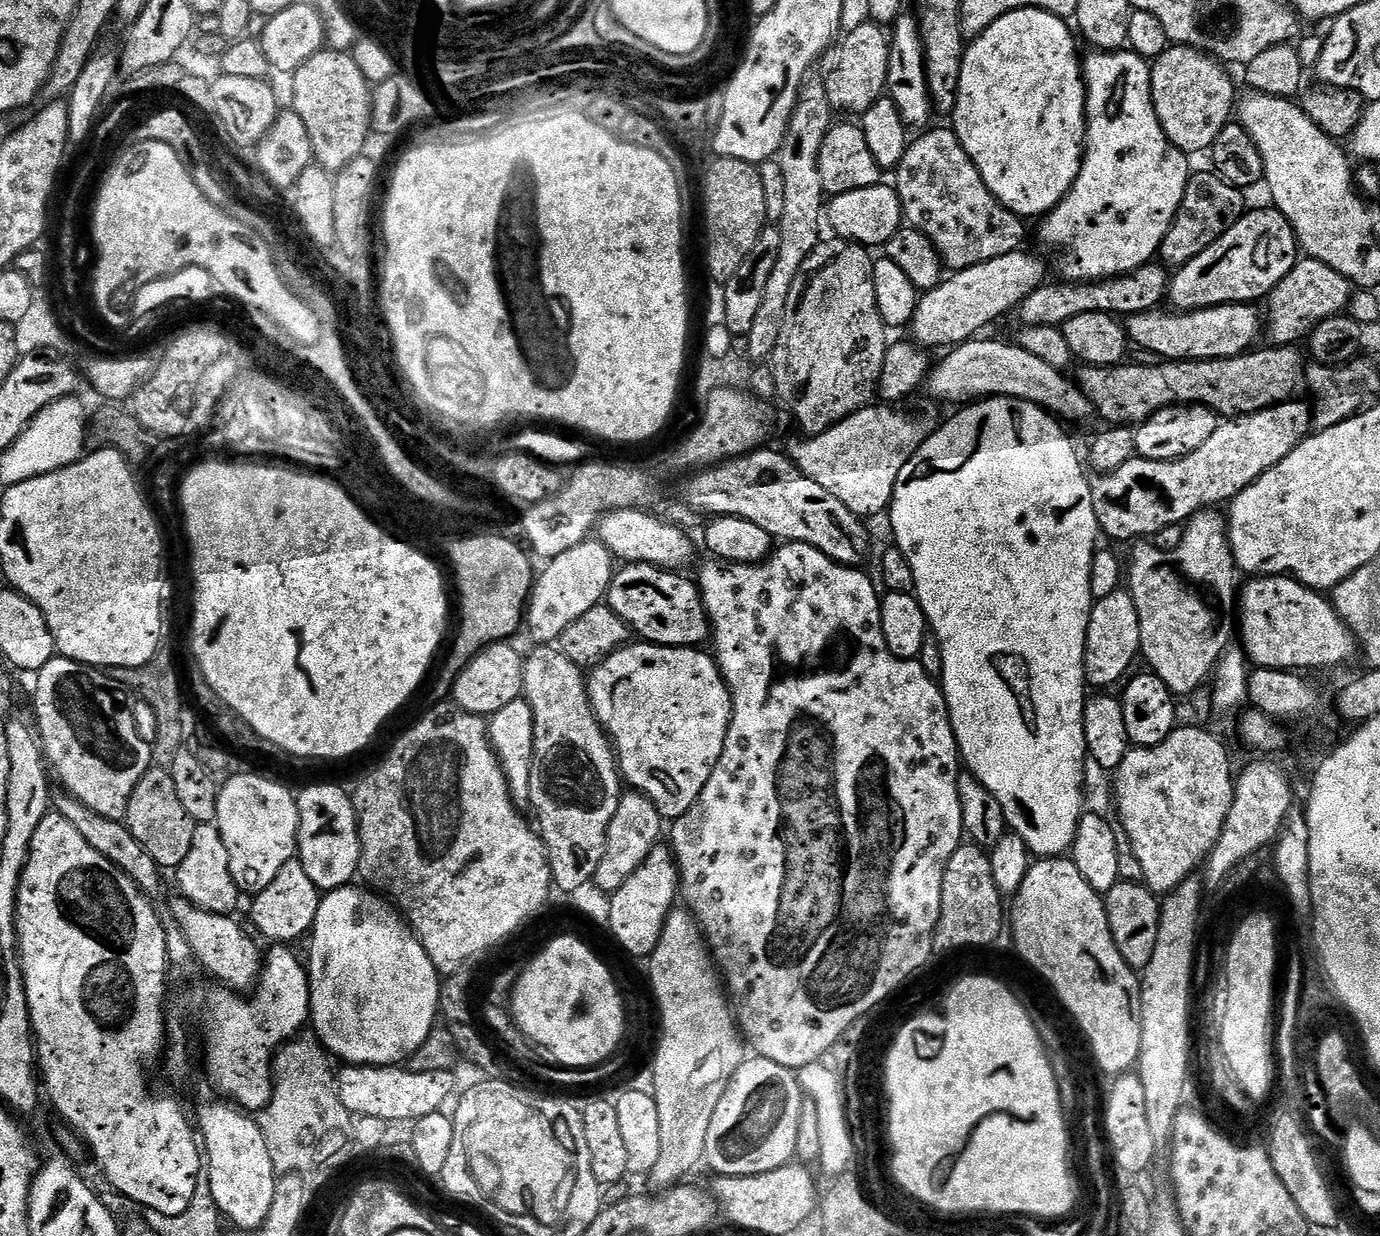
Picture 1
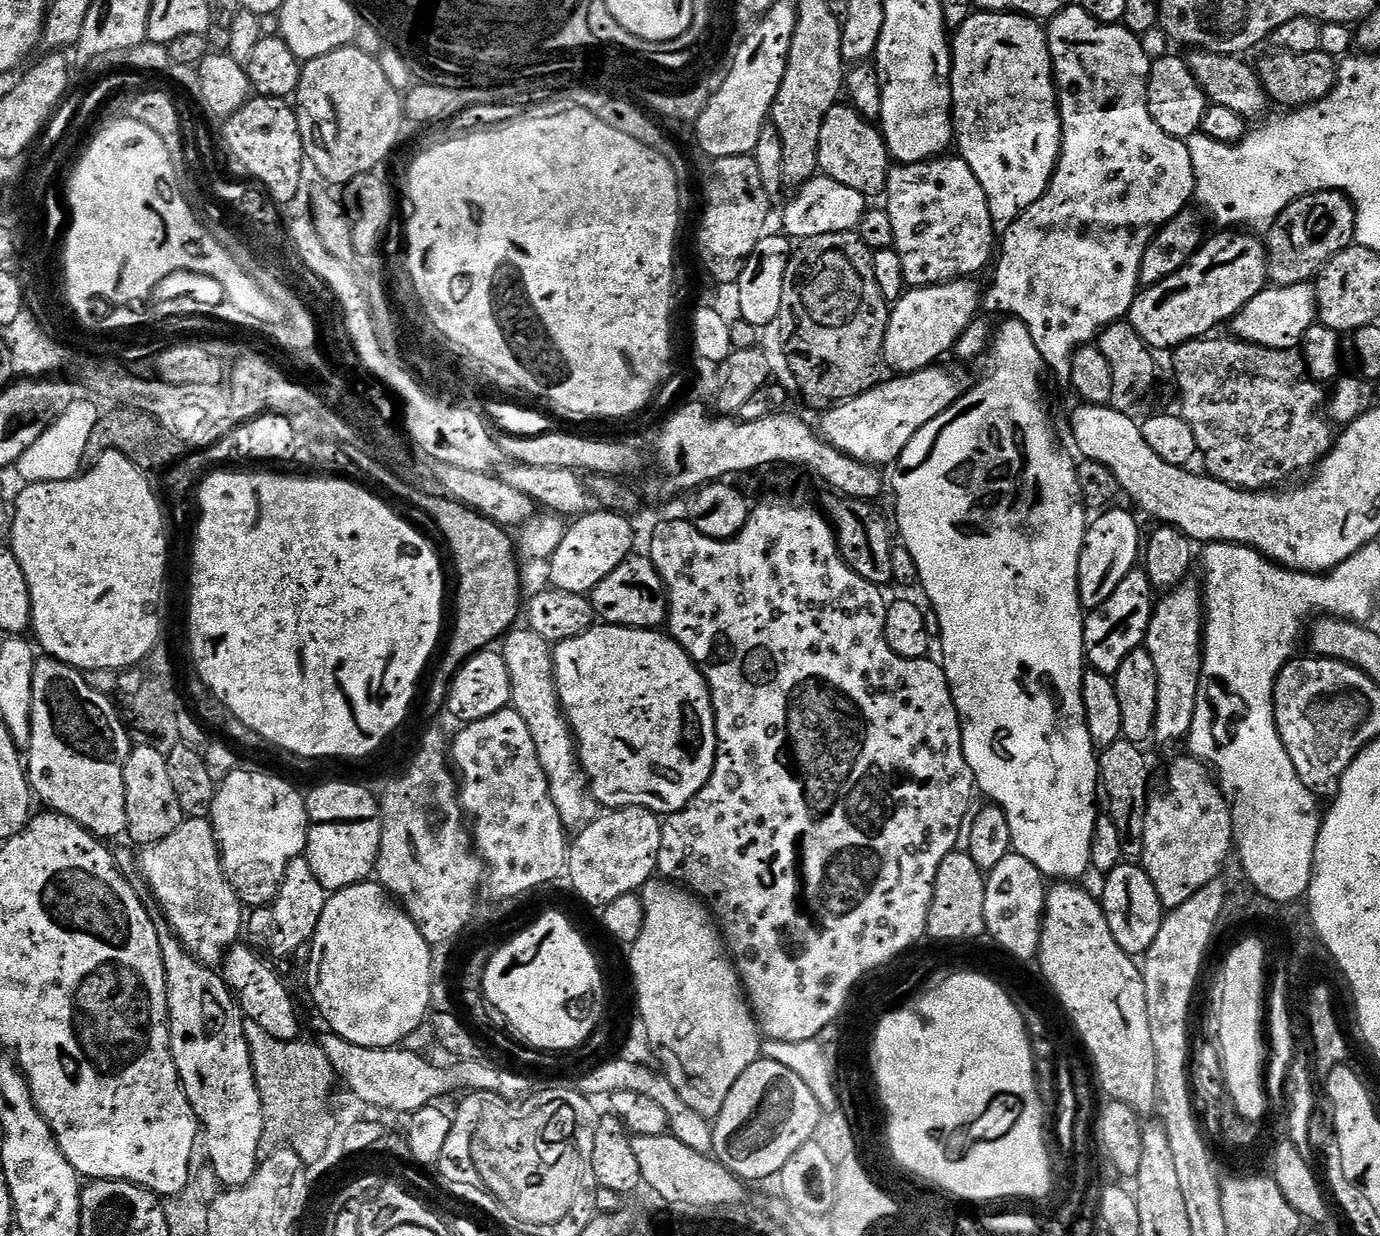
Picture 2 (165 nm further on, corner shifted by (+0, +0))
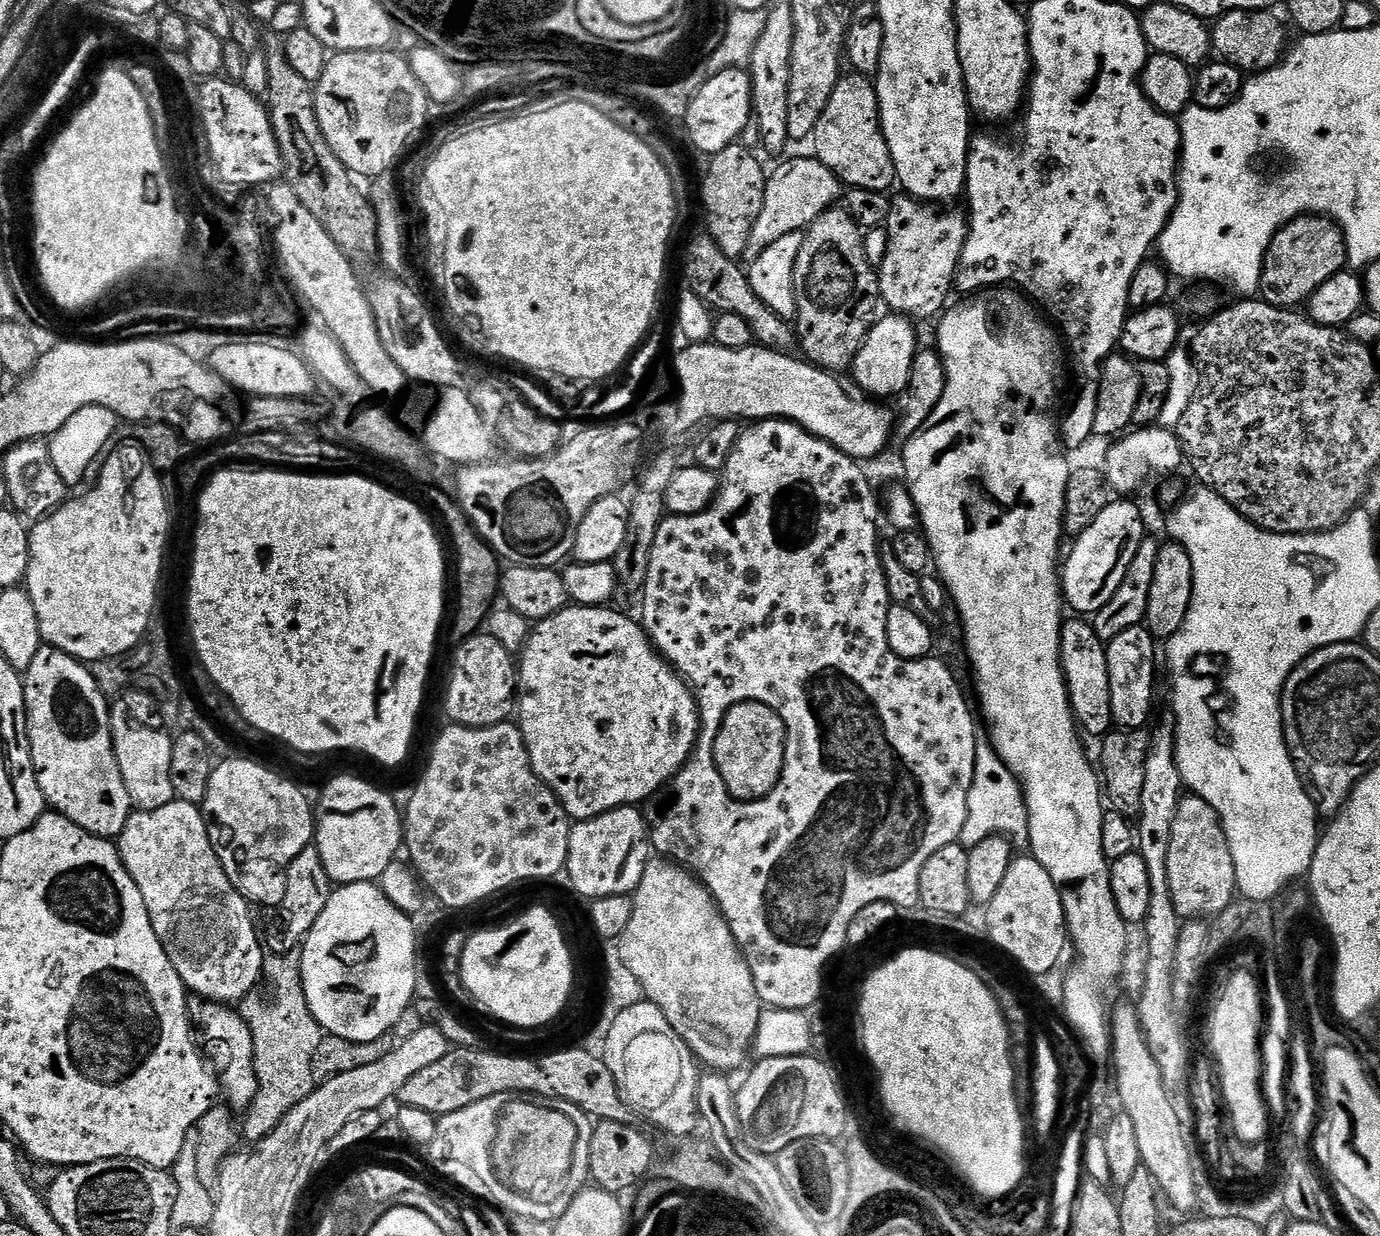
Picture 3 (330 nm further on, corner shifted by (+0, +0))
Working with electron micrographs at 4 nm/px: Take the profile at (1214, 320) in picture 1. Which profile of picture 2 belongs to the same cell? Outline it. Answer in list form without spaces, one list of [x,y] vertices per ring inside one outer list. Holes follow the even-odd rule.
[[[1315,283],[1282,284],[1265,286],[1257,296],[1250,298],[1250,302],[1246,302],[1246,306],[1232,317],[1230,327],[1239,339],[1251,344],[1292,350],[1303,341],[1304,335],[1317,320]]]

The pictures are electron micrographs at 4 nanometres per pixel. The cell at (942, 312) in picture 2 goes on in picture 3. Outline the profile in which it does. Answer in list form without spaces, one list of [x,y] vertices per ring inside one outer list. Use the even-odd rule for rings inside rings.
[[[888,314],[885,320],[880,318],[873,323],[850,369],[850,376],[856,379],[858,387],[869,392],[865,392],[869,397],[895,397],[908,387],[911,366],[918,351],[916,332],[912,327],[913,321],[899,314]]]

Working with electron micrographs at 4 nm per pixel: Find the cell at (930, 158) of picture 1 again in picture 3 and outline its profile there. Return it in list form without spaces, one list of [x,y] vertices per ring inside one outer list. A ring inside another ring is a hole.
[[[903,198],[891,205],[888,210],[886,227],[888,229],[888,245],[886,258],[878,265],[879,299],[893,313],[913,321],[928,320],[939,317],[949,303],[948,295],[953,295],[956,282],[958,258],[962,258],[962,246],[968,237],[968,221],[965,213],[935,212],[935,207],[911,198]]]

